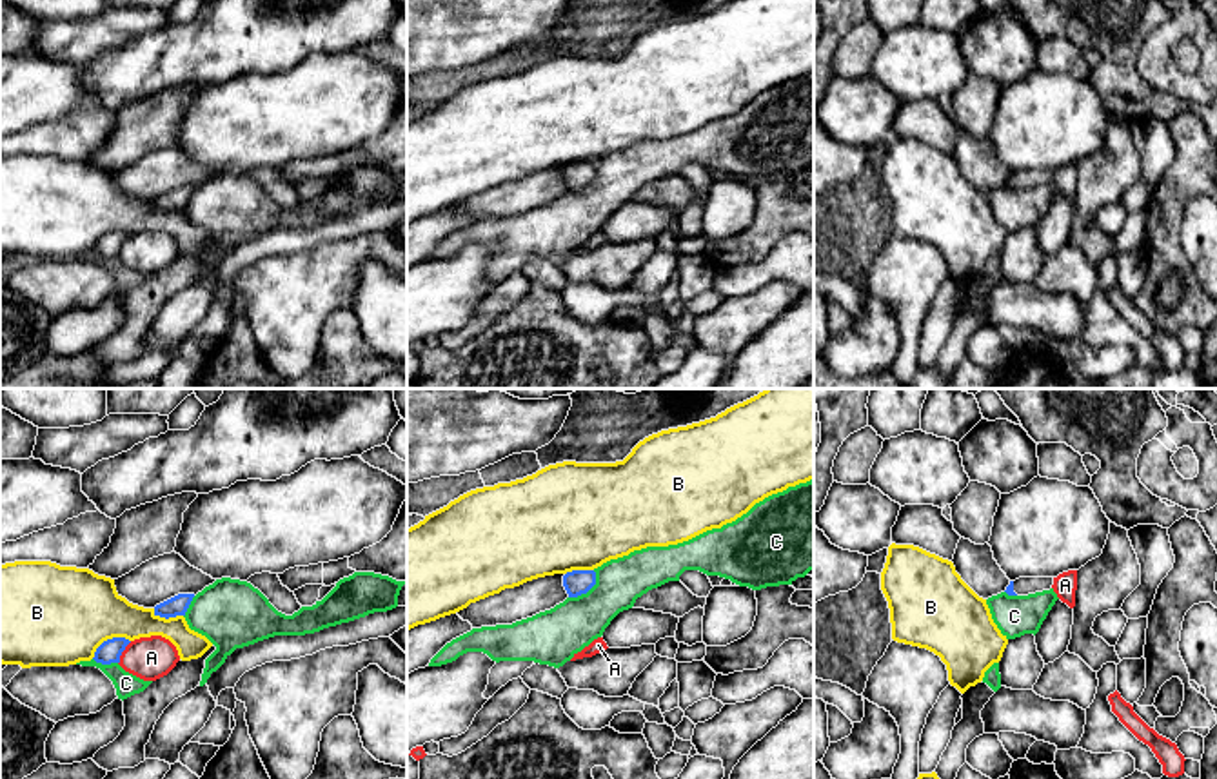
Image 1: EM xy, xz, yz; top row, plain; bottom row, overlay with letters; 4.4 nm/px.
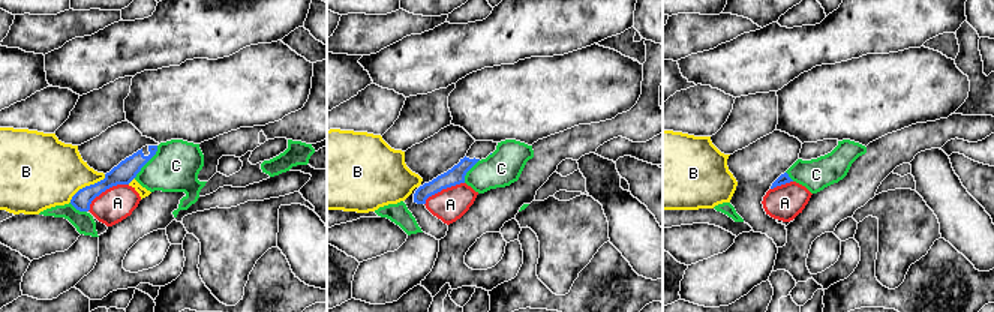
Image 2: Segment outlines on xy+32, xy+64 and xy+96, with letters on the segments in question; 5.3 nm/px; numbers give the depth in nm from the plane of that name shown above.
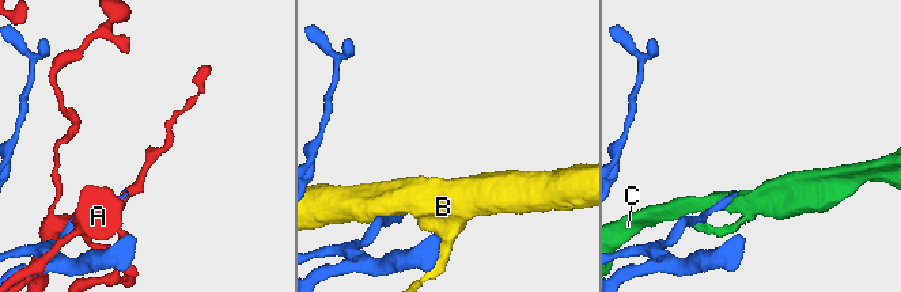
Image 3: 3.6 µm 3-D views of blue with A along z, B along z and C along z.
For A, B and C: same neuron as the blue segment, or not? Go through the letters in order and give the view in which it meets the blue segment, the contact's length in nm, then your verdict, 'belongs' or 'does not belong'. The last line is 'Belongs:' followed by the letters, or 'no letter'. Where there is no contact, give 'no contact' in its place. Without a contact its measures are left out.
A: xy | 120 nm | does not belong
B: xy | 190 nm | does not belong
C: xz | 170 nm | does not belong
Belongs: no letter

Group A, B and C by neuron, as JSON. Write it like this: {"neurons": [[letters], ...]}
{"neurons": [["A"], ["B"], ["C"]]}

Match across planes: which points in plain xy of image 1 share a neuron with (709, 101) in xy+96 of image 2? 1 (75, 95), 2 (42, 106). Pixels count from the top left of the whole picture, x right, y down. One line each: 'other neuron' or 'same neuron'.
1: other neuron
2: other neuron

